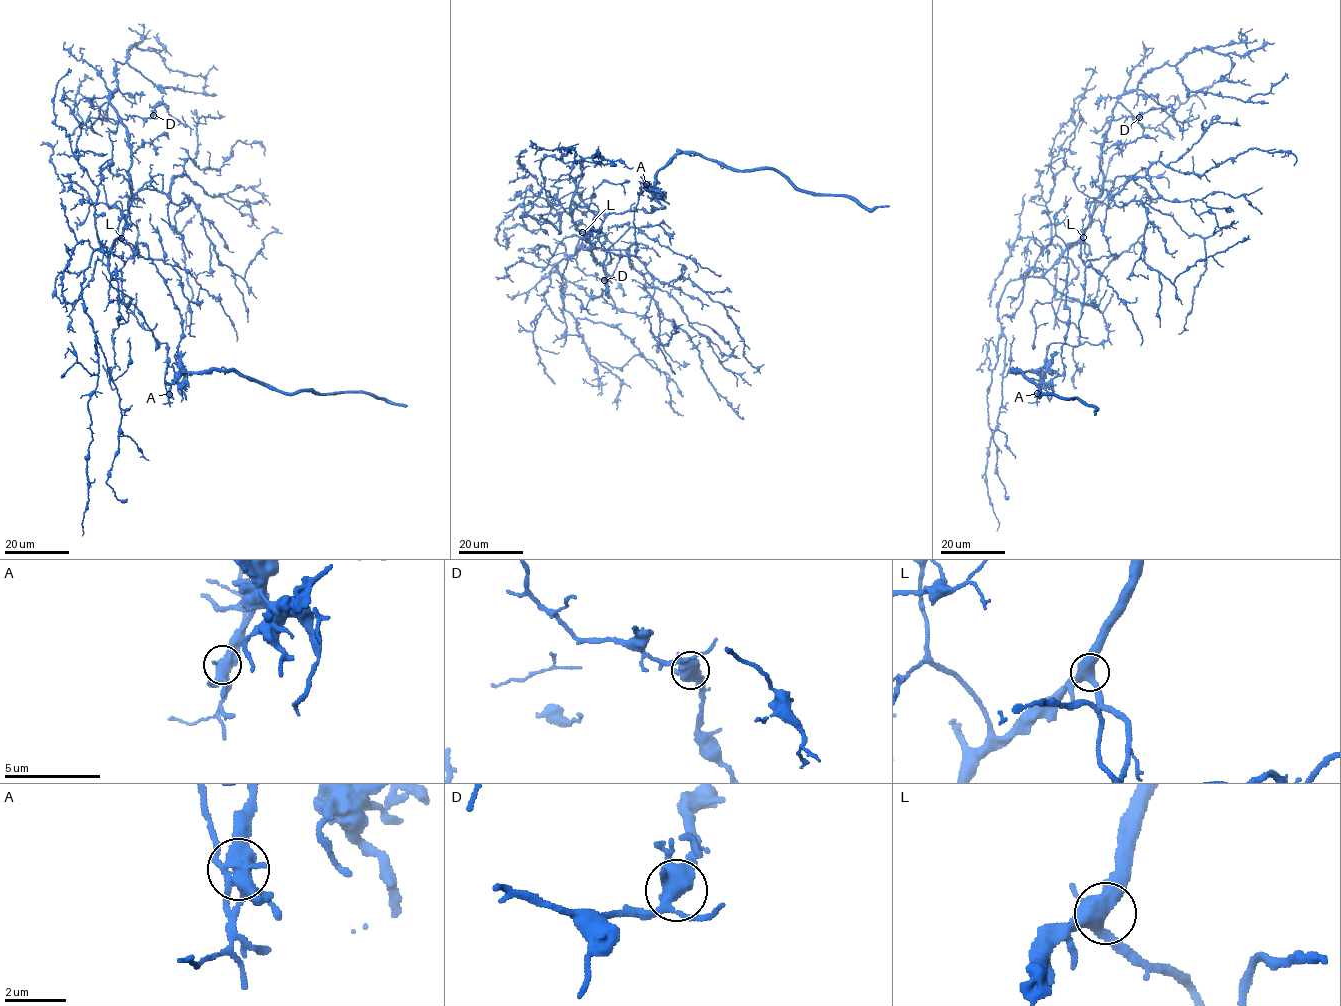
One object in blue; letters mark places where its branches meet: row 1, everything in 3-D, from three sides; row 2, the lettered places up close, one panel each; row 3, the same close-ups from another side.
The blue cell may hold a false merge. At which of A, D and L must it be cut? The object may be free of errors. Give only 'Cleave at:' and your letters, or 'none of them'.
Cleave at: A

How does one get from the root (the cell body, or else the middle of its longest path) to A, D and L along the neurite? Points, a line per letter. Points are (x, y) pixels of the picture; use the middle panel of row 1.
A: (586, 208), (602, 221), (598, 241), (604, 248), (633, 255), (634, 209), (639, 188), (646, 184)
D: (586, 208), (572, 197), (571, 221), (590, 244), (587, 249), (582, 245), (570, 257), (585, 274), (604, 280)
L: (586, 208), (581, 207), (572, 197), (569, 214), (575, 226), (582, 232)

